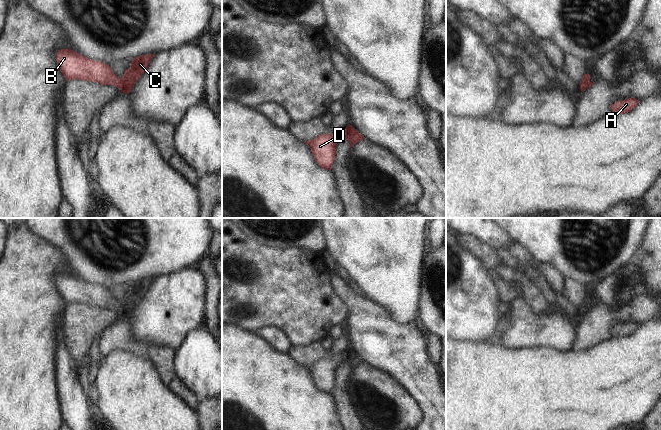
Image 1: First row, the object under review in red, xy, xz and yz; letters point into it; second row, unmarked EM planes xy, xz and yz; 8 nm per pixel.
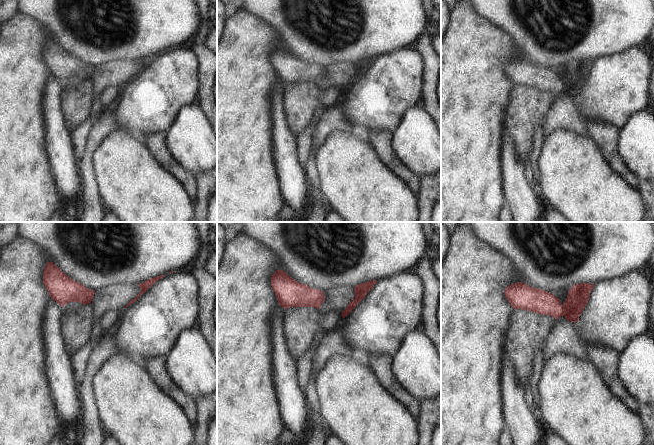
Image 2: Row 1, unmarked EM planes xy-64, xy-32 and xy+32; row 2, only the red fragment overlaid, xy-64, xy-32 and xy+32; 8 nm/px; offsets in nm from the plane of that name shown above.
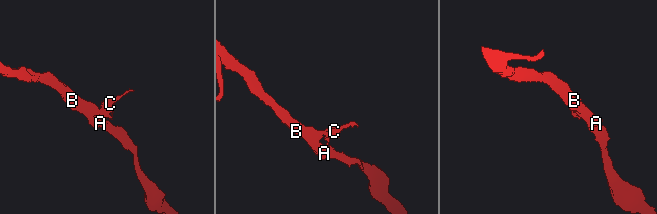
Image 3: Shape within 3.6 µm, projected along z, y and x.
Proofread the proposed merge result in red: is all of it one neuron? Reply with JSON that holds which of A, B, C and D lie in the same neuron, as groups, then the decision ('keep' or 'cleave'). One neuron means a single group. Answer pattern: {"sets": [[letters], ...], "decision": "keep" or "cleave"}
{"sets": [["A", "B", "D"], ["C"]], "decision": "cleave"}

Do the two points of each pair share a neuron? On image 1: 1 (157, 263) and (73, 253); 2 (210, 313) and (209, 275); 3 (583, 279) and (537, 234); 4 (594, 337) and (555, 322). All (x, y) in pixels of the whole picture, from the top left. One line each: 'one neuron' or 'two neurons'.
1: one neuron
2: one neuron
3: one neuron
4: two neurons

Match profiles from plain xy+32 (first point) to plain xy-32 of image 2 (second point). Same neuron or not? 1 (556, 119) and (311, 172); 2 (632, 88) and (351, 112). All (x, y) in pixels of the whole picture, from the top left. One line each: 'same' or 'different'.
1: same
2: same

